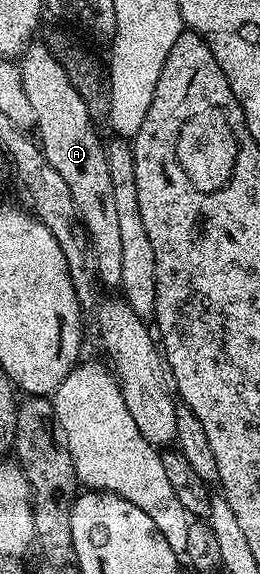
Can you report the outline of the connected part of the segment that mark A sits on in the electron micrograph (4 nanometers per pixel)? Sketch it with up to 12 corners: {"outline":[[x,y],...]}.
{"outline":[[44,42],[21,52],[41,151],[67,184],[97,278],[123,277],[106,144]]}

